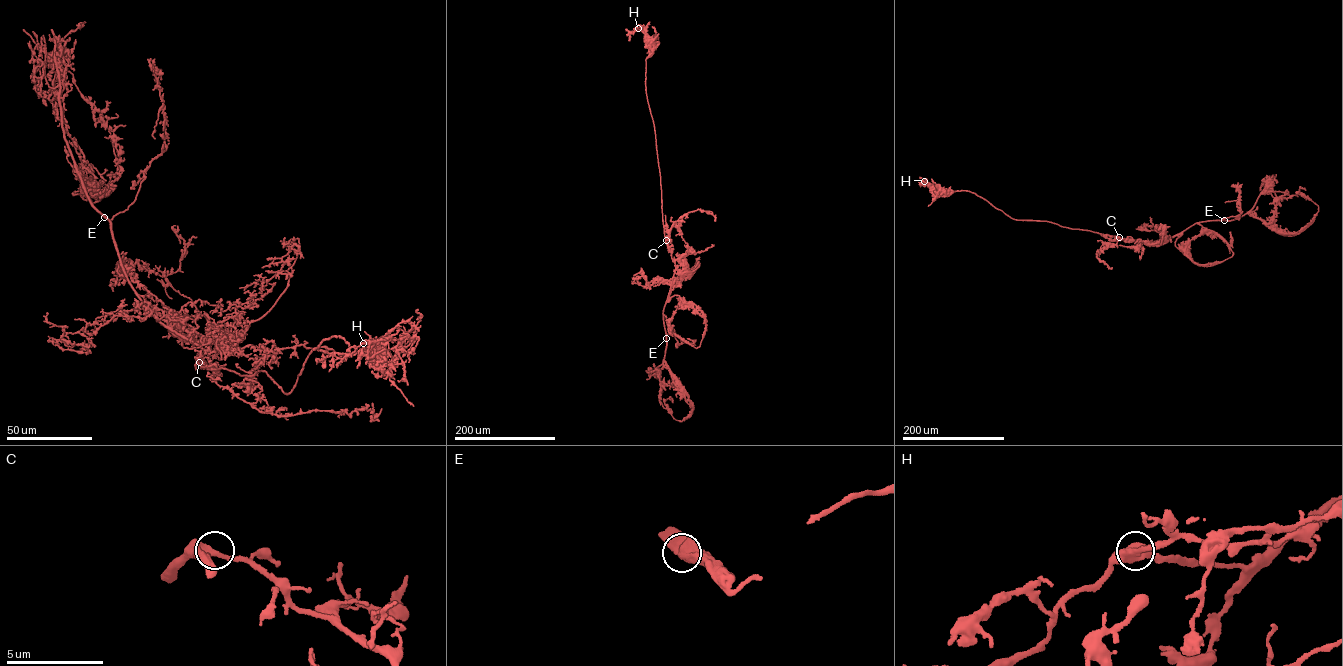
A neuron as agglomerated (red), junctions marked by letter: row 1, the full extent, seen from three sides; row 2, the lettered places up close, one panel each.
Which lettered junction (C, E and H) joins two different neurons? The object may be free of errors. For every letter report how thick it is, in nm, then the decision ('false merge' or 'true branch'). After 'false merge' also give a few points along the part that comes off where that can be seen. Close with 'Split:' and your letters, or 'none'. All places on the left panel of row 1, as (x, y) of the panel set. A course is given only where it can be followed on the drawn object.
C: 480 nm thick; true branch
E: 800 nm thick; true branch
H: 400 nm thick; true branch
Split: none

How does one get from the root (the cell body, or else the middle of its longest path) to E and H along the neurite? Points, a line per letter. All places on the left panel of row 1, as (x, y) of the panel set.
E: (198, 363), (194, 365), (196, 369), (199, 345), (166, 327), (137, 296), (124, 272), (110, 222), (105, 217)
H: (198, 363), (265, 371), (287, 395), (323, 340), (339, 336), (352, 354), (382, 339), (363, 343)

